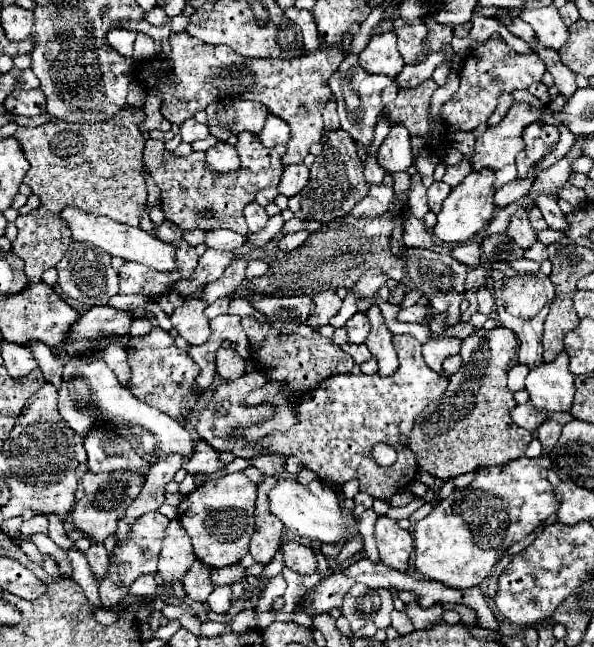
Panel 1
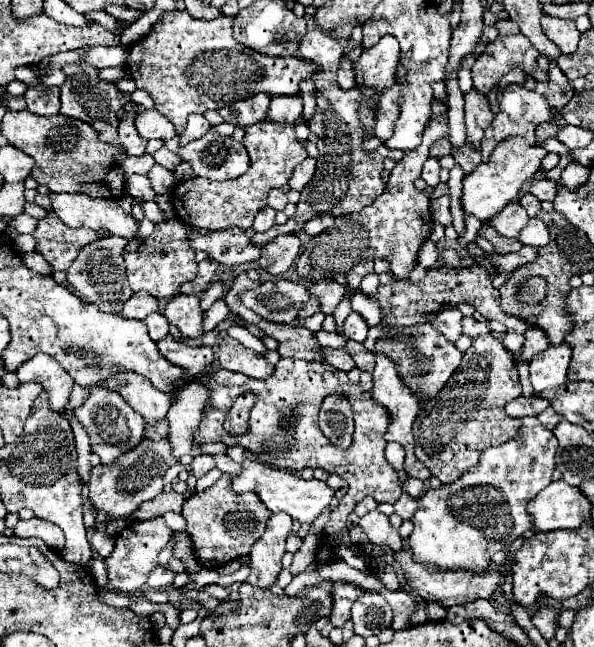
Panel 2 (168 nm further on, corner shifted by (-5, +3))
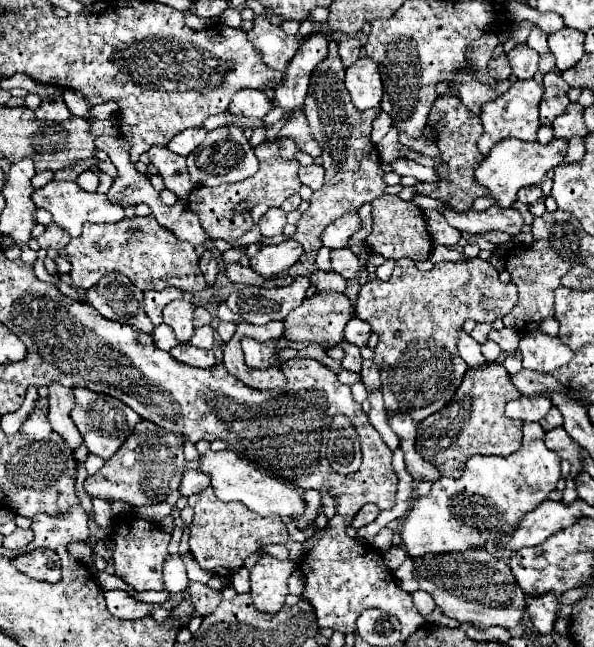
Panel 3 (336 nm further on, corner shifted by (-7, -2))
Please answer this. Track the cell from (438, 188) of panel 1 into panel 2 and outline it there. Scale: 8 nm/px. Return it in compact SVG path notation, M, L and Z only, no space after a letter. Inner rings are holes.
M442 196L430 202L430 212L434 222L438 222L440 226L452 226L452 214L450 214L450 198Z

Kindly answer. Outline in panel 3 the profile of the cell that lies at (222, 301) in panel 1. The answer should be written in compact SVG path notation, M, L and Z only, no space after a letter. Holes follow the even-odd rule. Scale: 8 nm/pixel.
M210 325L198 327L194 337L188 341L188 345L198 347L198 349L212 349L212 345L214 345L214 329Z

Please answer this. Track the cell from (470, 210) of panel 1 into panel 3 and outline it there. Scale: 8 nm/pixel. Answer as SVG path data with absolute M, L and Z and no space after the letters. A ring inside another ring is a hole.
M504 139L496 143L490 155L476 167L474 179L488 189L488 197L494 199L496 207L506 209L516 201L516 193L522 187L538 185L548 169L554 169L564 161L568 145L562 139L554 139L550 145L540 145L536 141L518 141L518 139Z

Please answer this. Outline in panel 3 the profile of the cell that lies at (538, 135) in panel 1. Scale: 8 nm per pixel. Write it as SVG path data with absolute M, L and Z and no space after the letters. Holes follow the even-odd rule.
M558 69L544 75L544 97L540 101L540 123L542 125L552 125L554 119L570 107L568 91L570 87L566 85L566 81L562 81Z

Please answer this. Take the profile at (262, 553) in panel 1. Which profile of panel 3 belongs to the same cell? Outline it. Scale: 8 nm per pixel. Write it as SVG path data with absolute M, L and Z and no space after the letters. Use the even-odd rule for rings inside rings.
M262 553L258 563L250 569L252 601L258 611L276 613L284 607L288 595L288 577L294 571L292 561L280 561L268 553Z

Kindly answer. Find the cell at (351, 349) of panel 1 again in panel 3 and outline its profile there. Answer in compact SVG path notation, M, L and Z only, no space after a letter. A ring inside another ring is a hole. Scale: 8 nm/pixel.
M362 361L362 381L366 385L366 389L376 389L380 387L380 371L378 367L374 365L374 361Z

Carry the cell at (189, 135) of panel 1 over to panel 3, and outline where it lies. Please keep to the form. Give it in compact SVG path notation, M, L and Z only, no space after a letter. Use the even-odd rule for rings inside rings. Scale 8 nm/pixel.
M190 127L190 129L182 131L178 137L172 139L168 143L168 149L186 157L188 153L192 153L202 143L204 137L206 137L206 129L204 127Z

